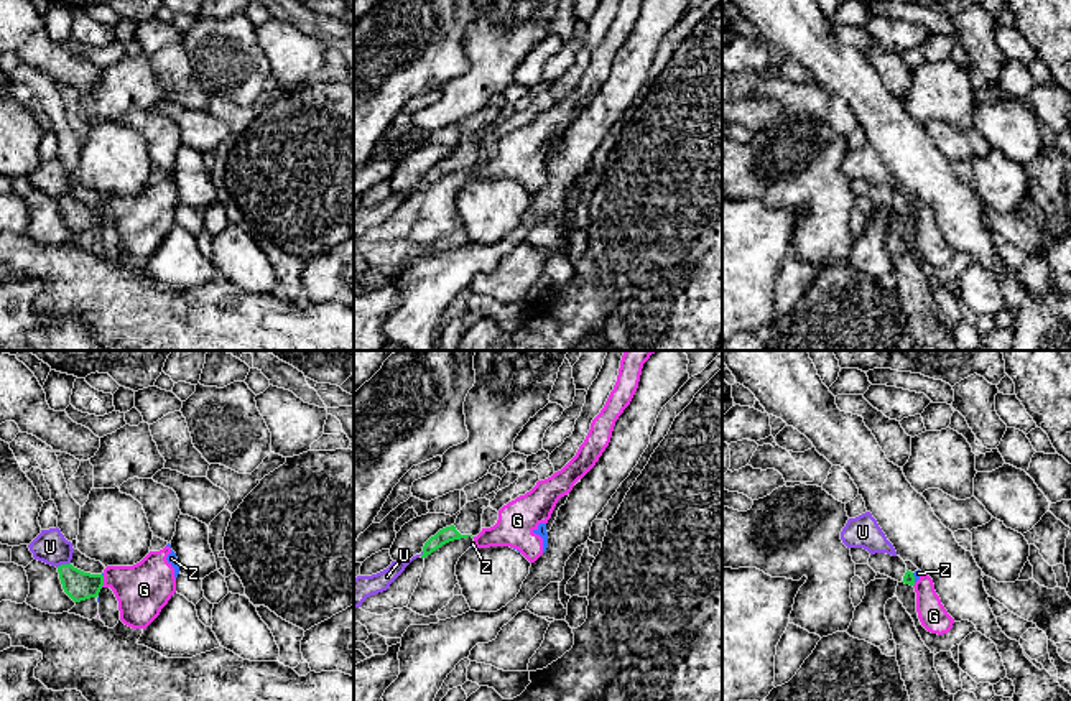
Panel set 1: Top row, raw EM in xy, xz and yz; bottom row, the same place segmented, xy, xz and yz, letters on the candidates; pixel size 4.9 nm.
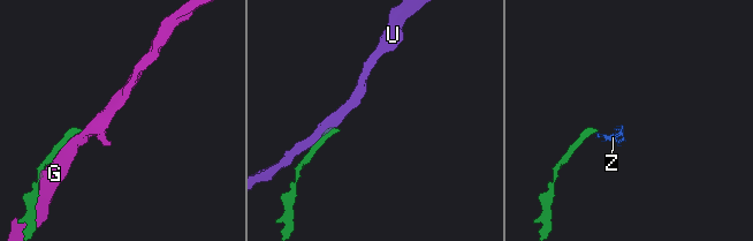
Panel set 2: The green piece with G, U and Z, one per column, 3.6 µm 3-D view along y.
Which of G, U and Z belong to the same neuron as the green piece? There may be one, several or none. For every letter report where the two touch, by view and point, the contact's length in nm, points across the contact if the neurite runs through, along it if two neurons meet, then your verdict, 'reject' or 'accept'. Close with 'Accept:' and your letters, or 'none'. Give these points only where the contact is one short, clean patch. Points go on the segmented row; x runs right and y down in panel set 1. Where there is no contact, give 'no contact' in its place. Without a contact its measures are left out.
G: xy (102, 581) | 60 nm | reject
U: xy (63, 565) | 80 nm | along xy (69, 561), (56, 566) | reject
Z: yz (913, 578) | 50 nm | along yz (912, 573), (915, 581) | reject
Accept: none

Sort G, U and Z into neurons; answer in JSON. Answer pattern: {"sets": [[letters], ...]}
{"sets": [["G", "Z"], ["U"]]}

